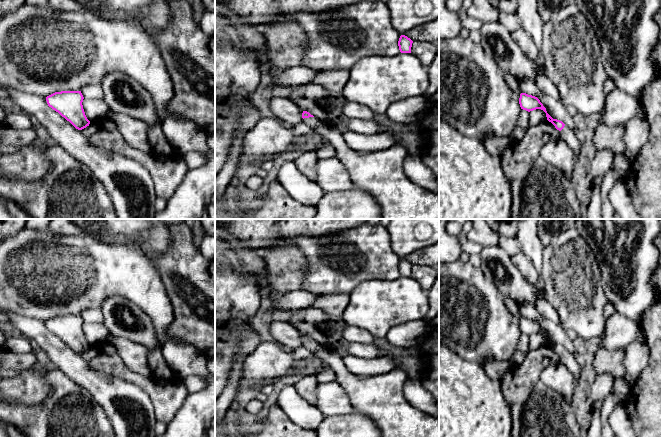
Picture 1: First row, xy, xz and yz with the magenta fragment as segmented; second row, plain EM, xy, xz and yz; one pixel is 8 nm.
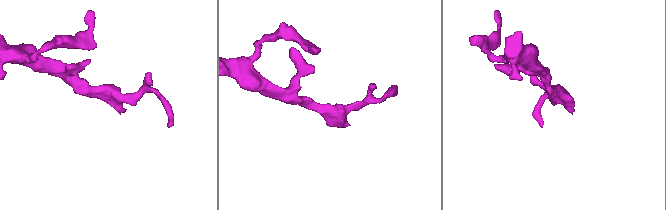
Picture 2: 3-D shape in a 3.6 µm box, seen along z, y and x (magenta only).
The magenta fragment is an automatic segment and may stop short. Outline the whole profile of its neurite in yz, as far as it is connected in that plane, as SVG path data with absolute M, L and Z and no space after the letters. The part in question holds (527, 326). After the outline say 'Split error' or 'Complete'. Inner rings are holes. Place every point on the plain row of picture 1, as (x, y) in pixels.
M521 317L519 322L519 328L521 333L528 336L541 333L546 337L547 344L551 346L555 352L559 355L559 359L569 369L575 380L578 380L581 374L581 366L578 364L575 355L571 354L562 345L553 343L546 335L546 332L540 326L540 324L532 319Z. Split error

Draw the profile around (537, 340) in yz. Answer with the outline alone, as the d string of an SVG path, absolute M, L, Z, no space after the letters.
M541 333L529 336L529 350L533 351L547 343L546 337Z

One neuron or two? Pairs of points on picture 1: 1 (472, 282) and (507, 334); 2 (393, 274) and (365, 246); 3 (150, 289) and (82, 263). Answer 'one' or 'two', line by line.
1: one
2: one
3: one

